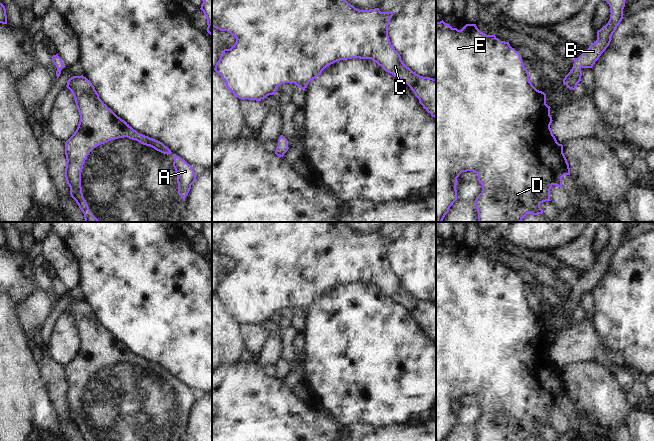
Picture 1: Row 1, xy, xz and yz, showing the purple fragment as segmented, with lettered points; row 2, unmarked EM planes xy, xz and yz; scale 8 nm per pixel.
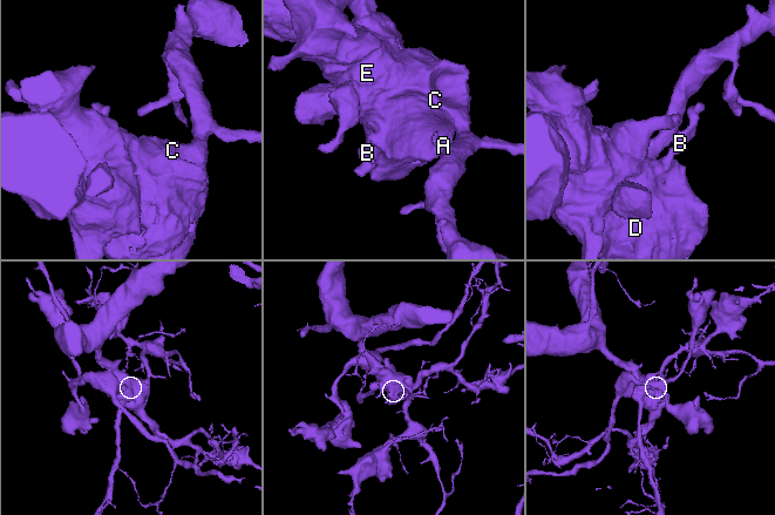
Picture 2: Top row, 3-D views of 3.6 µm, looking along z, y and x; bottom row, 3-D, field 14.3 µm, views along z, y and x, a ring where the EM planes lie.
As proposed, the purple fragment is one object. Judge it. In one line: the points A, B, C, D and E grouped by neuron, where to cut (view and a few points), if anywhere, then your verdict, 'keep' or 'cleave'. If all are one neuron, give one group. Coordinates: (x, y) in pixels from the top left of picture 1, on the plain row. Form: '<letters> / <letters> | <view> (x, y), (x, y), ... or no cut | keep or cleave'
A B C D E | no cut | keep

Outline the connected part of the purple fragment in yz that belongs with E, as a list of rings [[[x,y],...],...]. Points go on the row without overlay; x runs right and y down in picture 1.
[[[443,244],[436,246],[436,441],[445,441],[449,436],[450,431],[457,424],[457,402],[462,396],[473,395],[478,398],[478,405],[482,409],[481,417],[476,421],[474,428],[476,430],[478,441],[525,441],[528,437],[532,439],[542,438],[543,434],[540,428],[550,424],[550,413],[553,409],[562,411],[562,401],[564,399],[570,399],[570,392],[567,383],[563,377],[563,369],[559,368],[552,357],[550,349],[552,347],[552,341],[550,339],[550,330],[546,328],[546,318],[542,315],[537,314],[529,304],[528,294],[523,289],[522,281],[518,275],[512,272],[509,266],[500,265],[495,258],[486,259],[481,256],[476,248],[466,248],[461,254],[457,252],[452,252],[449,248],[445,247]]]

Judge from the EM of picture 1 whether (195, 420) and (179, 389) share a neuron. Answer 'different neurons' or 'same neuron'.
different neurons

